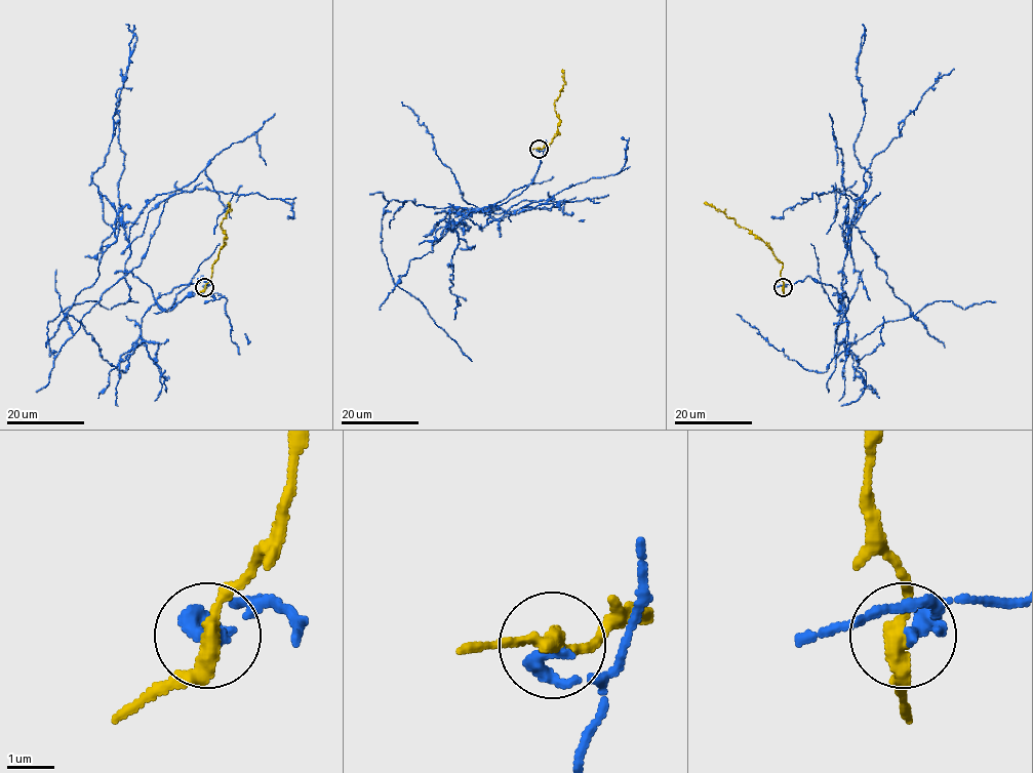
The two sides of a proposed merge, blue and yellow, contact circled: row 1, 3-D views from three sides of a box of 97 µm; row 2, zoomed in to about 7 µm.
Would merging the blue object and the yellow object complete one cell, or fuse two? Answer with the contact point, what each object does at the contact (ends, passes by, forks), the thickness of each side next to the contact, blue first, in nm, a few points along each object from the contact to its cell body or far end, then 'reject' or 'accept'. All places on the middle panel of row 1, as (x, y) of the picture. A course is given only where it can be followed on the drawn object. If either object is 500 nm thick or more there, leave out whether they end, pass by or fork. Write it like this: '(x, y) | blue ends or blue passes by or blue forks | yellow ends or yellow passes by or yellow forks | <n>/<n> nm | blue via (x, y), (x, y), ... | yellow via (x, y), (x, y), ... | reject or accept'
(539, 149) | blue ends | yellow passes by | 400/320 nm | blue via (539, 148), (520, 194), (466, 208), (500, 220), (505, 212), (455, 212), (427, 236), (442, 219), (460, 229) | yellow via (539, 148), (546, 146), (547, 148), (557, 133), (559, 116), (554, 102), (564, 83), (562, 69) | reject

